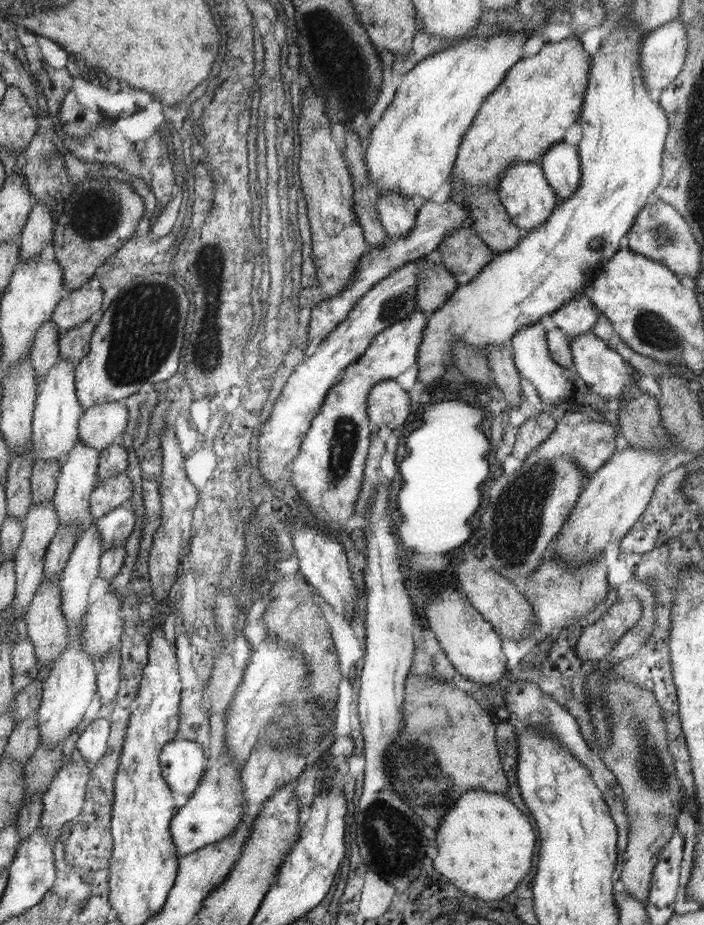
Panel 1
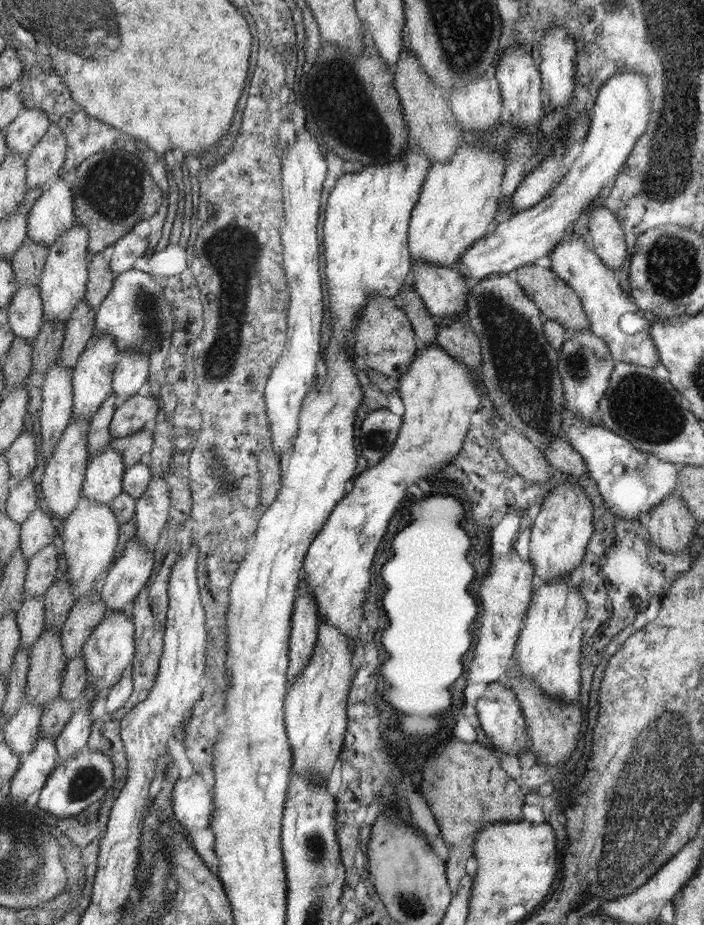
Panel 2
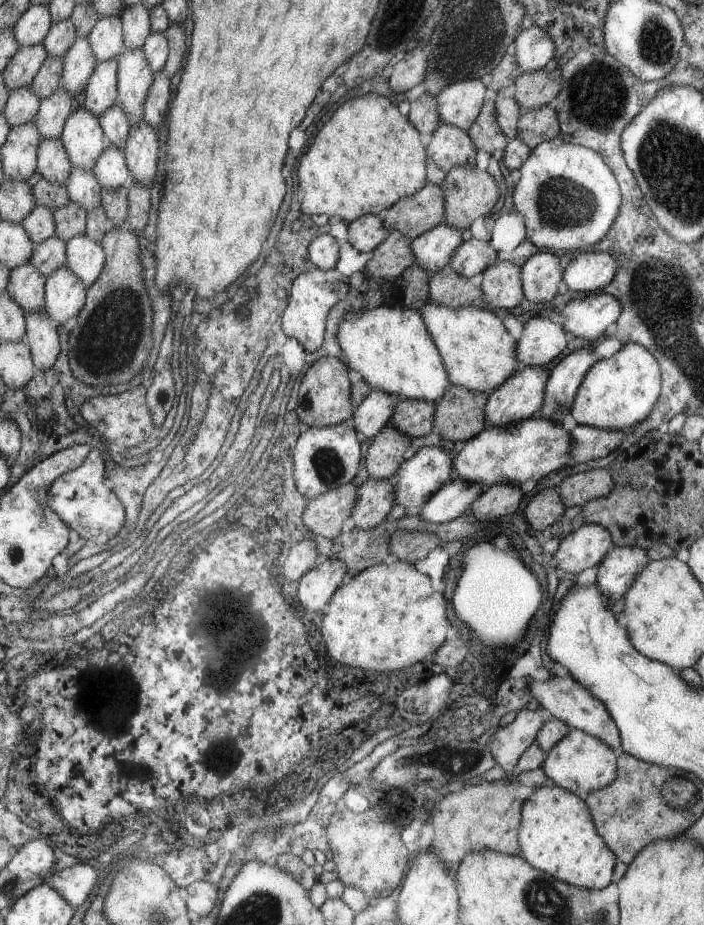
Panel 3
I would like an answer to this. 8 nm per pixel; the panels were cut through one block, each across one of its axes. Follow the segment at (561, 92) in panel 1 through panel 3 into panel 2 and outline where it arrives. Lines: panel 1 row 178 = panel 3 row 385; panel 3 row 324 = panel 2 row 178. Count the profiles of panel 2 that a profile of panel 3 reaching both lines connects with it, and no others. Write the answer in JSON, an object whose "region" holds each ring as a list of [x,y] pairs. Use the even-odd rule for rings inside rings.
{"region":[[[470,138],[448,162],[432,164],[421,190],[420,200],[413,209],[413,218],[409,222],[409,250],[412,252],[412,261],[426,261],[452,267],[452,264],[462,260],[474,242],[480,241],[488,232],[488,226],[492,224],[498,212],[498,200],[503,191],[505,154],[504,148],[498,151],[498,148],[488,144],[476,144],[476,139]]]}

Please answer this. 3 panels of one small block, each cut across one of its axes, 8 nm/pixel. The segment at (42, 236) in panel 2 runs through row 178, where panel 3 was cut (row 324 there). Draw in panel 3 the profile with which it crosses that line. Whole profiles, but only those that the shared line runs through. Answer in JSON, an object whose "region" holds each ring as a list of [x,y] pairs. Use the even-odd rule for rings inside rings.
{"region":[[[65,265],[50,274],[45,284],[45,312],[60,327],[78,315],[85,307],[88,288],[85,283]]]}

